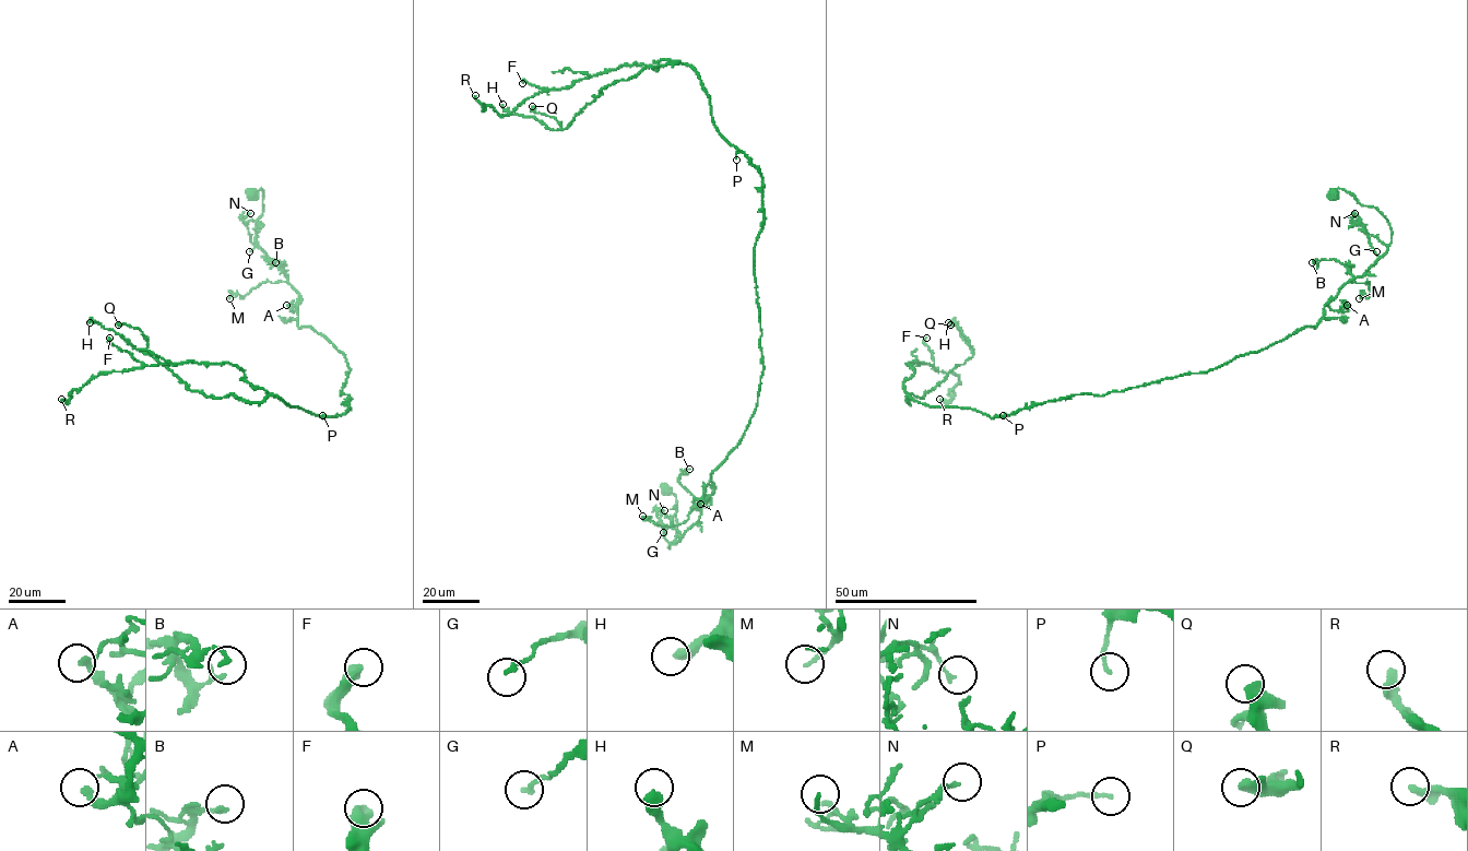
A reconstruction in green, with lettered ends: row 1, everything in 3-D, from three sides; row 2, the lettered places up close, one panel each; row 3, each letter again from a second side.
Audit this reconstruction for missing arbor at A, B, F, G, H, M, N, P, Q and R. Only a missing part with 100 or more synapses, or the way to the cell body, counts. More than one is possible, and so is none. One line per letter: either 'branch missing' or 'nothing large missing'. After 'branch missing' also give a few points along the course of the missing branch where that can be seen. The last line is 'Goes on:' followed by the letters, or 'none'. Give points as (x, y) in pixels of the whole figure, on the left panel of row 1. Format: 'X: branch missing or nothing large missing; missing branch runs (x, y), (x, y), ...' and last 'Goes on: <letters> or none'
A: nothing large missing
B: nothing large missing
F: nothing large missing
G: nothing large missing
H: nothing large missing
M: nothing large missing
N: nothing large missing
P: nothing large missing
Q: nothing large missing
R: nothing large missing
Goes on: none

